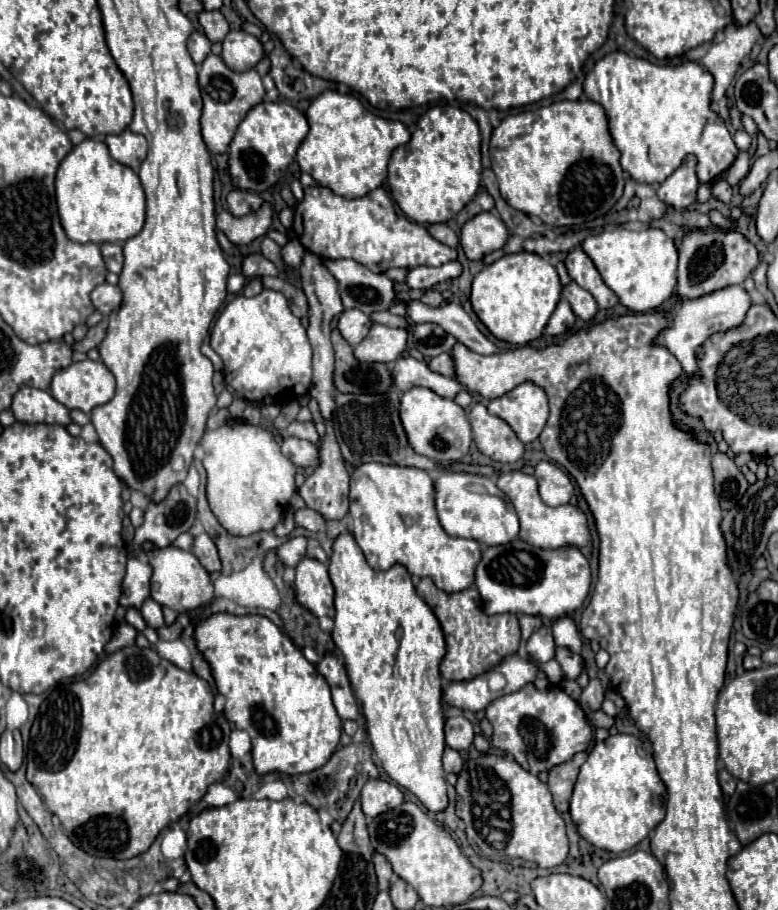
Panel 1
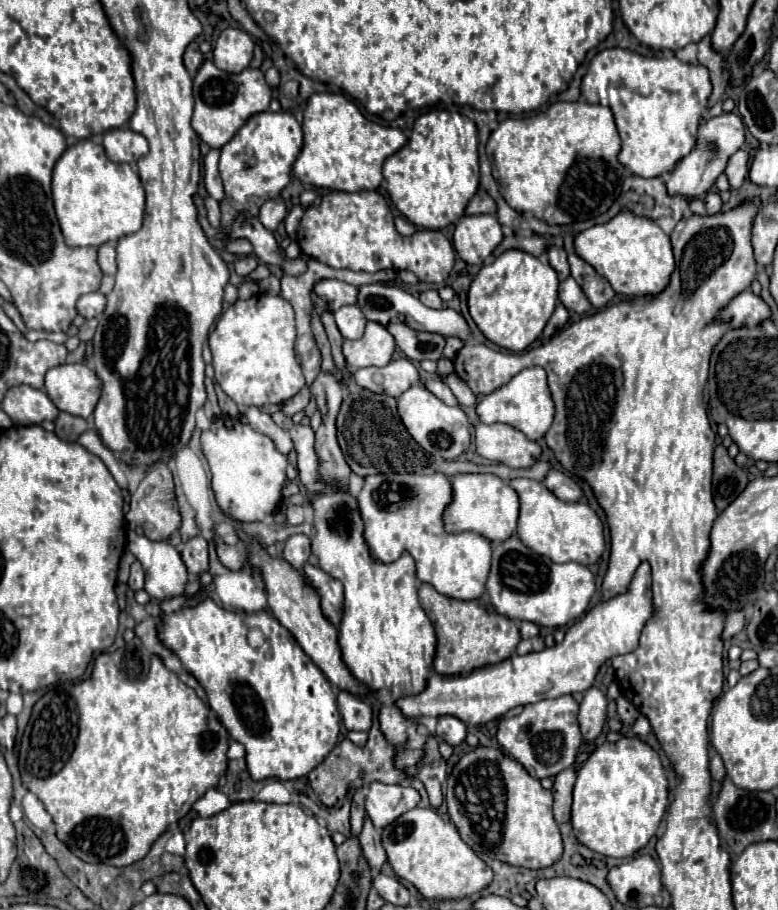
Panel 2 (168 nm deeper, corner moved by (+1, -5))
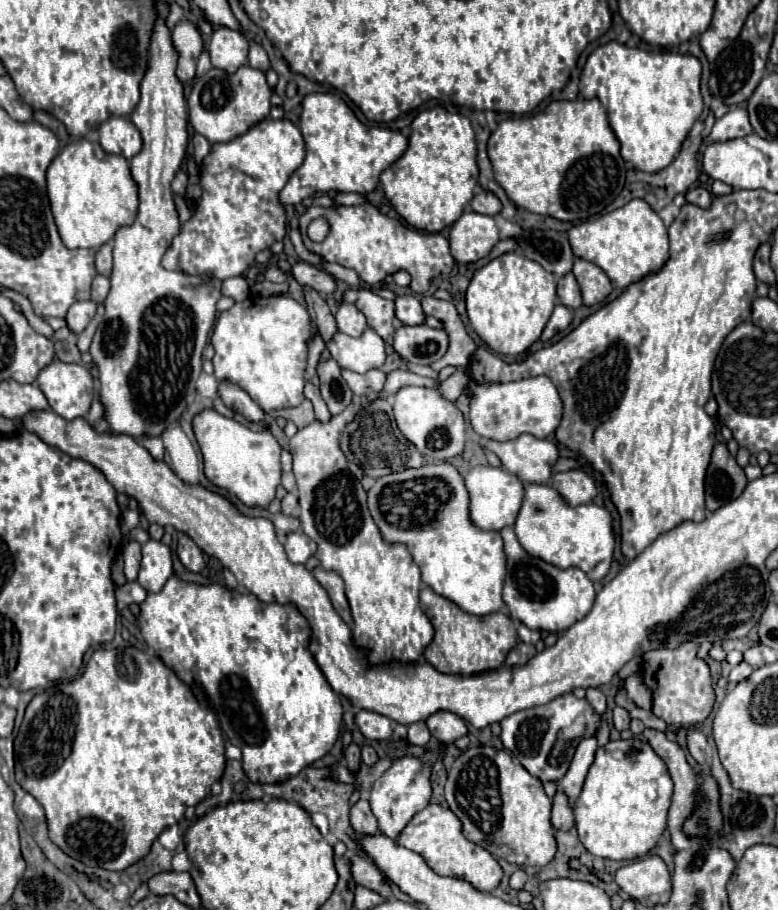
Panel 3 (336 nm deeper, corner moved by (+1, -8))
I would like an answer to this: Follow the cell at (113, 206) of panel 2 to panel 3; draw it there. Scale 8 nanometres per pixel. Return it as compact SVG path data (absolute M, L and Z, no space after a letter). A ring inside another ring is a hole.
M75 140L51 162L47 170L47 194L51 202L51 212L55 216L55 224L59 228L61 240L67 248L91 248L97 250L107 244L115 232L123 226L131 226L135 222L139 210L137 184L131 176L129 162L119 154L107 154L99 144L91 144L89 140Z

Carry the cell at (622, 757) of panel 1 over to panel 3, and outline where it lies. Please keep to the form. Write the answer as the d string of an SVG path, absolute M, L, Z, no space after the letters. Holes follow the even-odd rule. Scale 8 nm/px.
M643 738L607 742L595 754L583 790L575 802L575 820L581 844L595 856L633 860L645 856L667 826L673 782L665 762Z

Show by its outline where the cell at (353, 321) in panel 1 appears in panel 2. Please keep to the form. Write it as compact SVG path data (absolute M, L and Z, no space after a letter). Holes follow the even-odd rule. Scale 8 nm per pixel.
M345 305L335 311L335 323L345 339L361 339L367 319L357 305Z

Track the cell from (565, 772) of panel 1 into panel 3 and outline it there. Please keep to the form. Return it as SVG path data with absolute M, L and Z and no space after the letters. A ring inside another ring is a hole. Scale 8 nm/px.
M559 788L555 798L553 798L553 812L551 812L551 824L557 828L557 830L569 830L575 826L575 814L573 814L573 808L569 804L569 798L567 794Z

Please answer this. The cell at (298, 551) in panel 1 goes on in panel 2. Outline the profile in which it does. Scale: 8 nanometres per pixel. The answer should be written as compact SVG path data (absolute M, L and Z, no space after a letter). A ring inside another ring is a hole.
M291 535L285 541L283 559L289 561L295 569L303 569L309 555L311 555L311 541L307 535Z

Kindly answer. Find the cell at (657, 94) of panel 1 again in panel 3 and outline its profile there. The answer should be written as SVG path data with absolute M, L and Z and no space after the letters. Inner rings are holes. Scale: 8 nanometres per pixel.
M609 42L605 46L599 46L593 56L589 56L587 66L601 66L601 84L607 86L609 102L607 102L607 114L611 128L615 136L621 142L621 156L625 162L631 162L635 170L641 172L659 172L667 168L675 154L681 150L683 140L687 138L693 122L703 112L703 96L699 90L701 82L701 62L687 54L673 54L673 52L645 52L639 48L627 48L619 42Z

